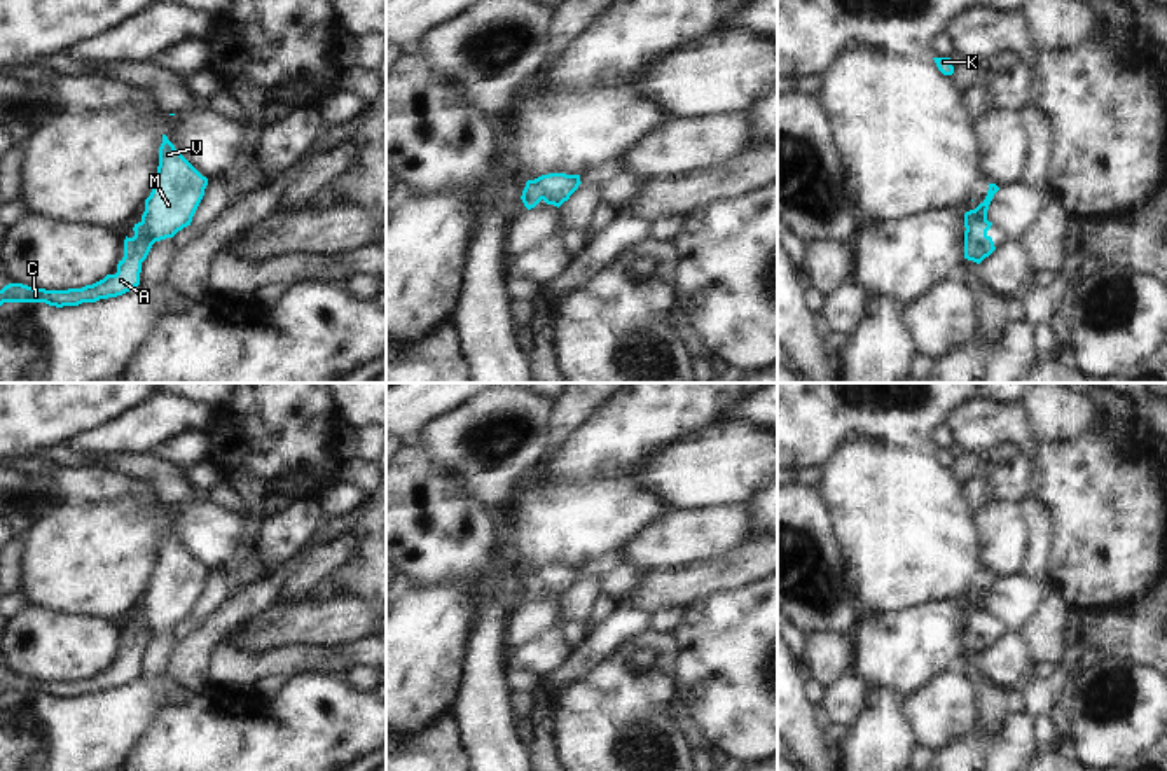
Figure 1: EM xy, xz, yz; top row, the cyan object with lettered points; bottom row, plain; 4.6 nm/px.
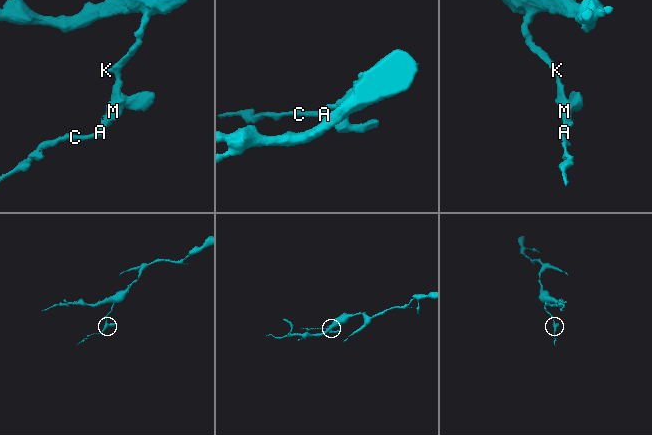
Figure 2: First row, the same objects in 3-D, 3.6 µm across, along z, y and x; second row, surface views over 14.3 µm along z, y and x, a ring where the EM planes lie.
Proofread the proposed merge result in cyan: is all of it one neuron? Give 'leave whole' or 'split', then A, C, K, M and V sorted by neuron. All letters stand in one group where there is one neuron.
split; groups A C / K M V

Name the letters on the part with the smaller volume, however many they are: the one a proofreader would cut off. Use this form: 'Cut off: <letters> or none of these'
Cut off: A, C

